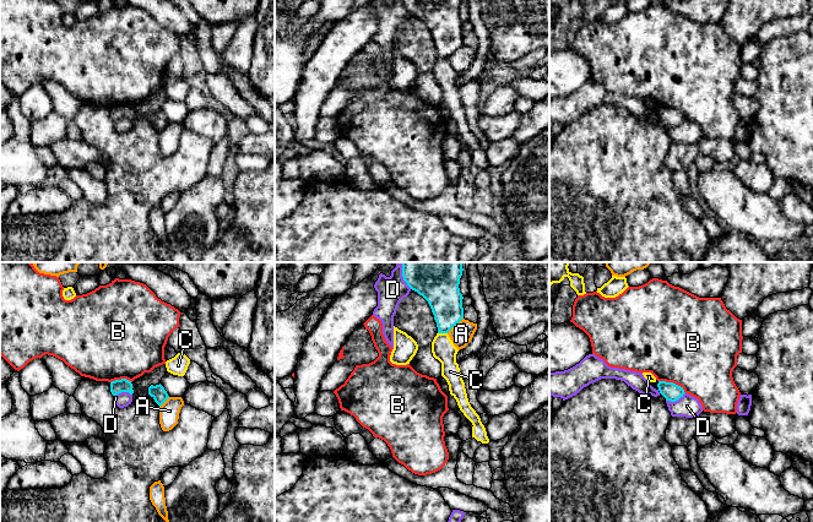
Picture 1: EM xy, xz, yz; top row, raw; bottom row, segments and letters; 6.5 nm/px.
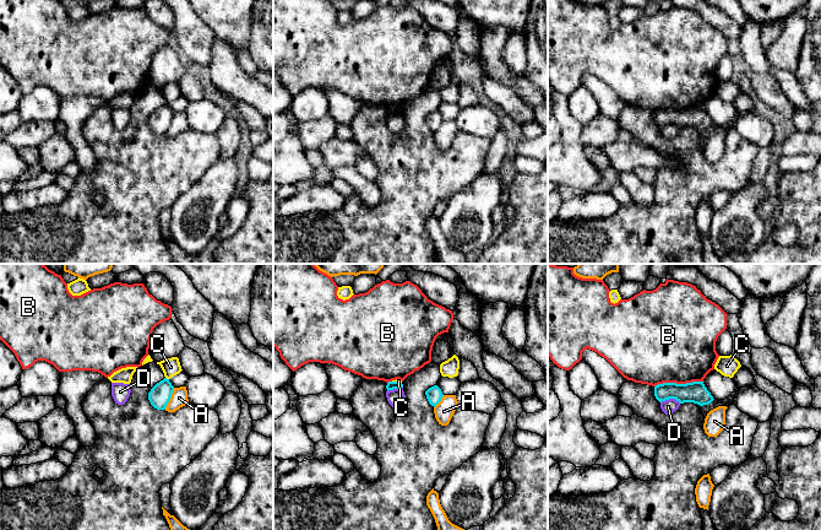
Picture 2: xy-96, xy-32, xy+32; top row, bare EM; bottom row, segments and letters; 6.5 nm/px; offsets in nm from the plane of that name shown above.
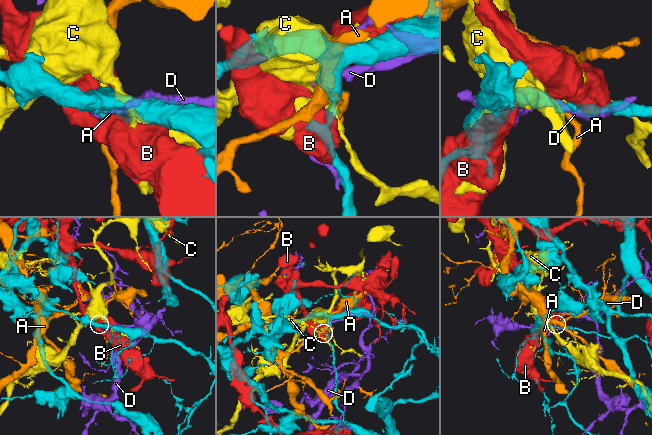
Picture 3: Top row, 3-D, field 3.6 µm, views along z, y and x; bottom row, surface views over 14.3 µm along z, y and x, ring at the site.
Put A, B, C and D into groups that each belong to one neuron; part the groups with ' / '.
A / B / C / D

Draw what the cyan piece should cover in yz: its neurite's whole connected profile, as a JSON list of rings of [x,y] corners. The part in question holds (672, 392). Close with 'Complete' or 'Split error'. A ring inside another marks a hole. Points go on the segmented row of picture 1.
[[[658,381],[657,384],[660,393],[671,402],[678,401],[685,393],[683,387],[666,381]]]. Complete

